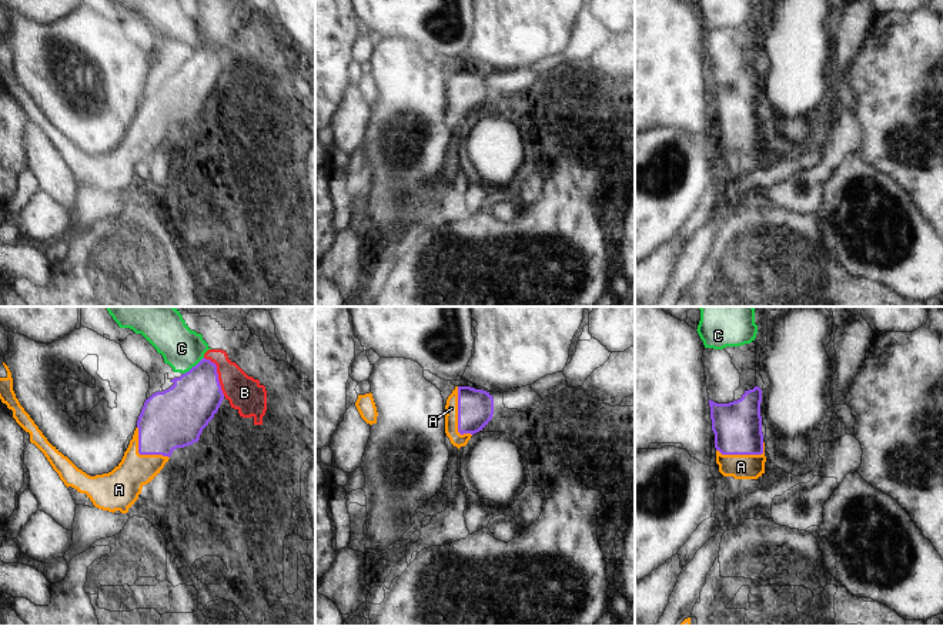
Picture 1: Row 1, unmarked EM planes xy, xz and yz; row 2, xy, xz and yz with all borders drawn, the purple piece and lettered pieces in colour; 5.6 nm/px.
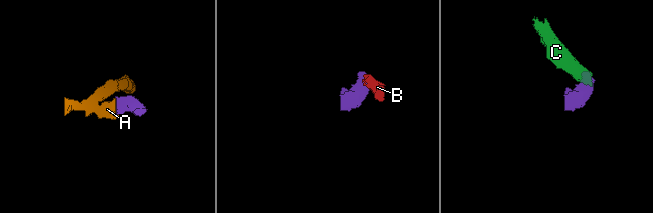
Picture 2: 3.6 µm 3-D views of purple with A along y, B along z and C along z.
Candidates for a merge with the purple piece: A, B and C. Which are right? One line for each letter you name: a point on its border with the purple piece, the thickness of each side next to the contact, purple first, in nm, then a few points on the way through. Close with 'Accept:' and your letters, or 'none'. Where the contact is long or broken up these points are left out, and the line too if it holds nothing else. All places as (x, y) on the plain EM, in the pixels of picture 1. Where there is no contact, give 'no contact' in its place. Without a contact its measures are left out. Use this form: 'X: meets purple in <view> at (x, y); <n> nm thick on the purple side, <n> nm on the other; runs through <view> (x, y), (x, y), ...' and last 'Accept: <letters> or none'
A: meets purple in xz at (458, 96); 200 nm thick on the purple side, 80 nm on the other; runs through xz (475, 87), (458, 96), (451, 89)
Accept: A

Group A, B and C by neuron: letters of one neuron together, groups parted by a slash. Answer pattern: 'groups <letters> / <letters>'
groups A / B C

